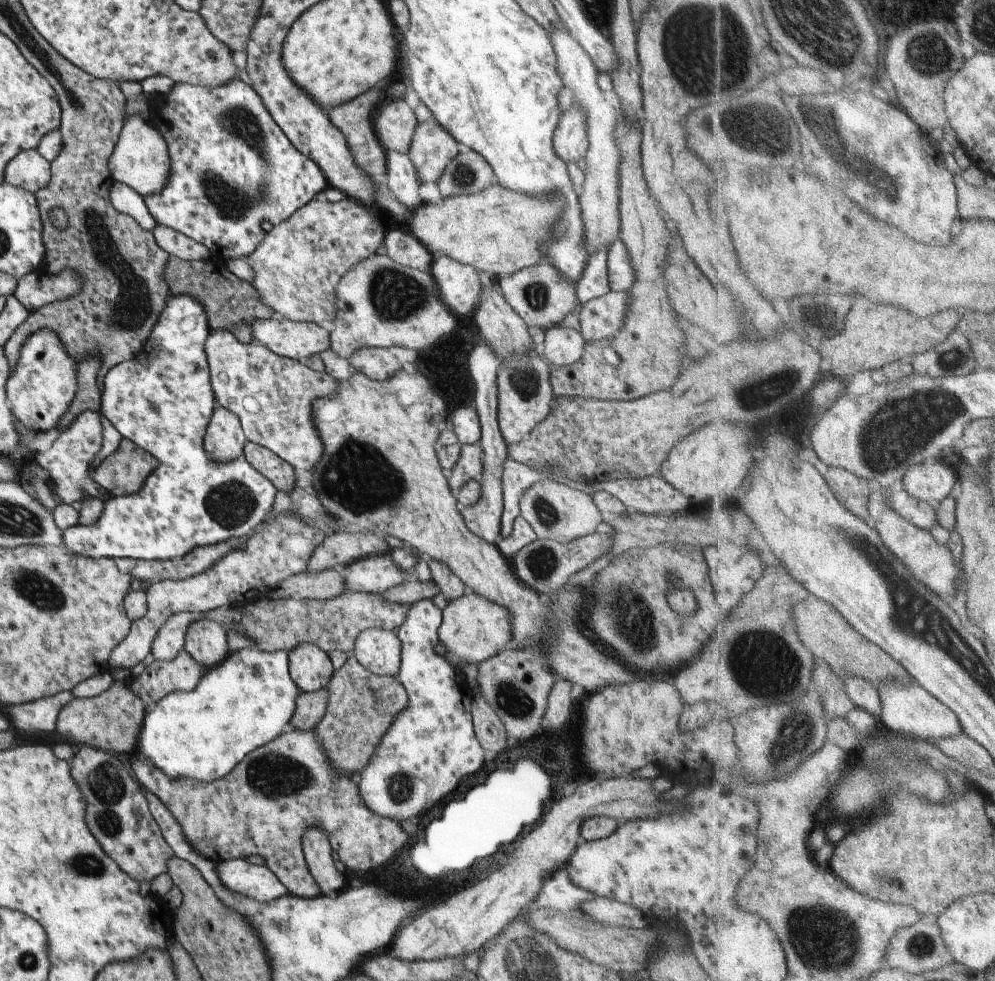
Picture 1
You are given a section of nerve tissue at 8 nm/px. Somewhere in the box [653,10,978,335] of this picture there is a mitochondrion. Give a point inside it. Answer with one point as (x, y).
(932, 56)

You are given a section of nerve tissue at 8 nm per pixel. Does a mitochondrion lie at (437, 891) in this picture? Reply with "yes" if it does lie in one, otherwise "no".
no

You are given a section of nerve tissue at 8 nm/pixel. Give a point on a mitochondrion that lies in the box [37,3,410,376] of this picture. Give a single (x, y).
(233, 205)

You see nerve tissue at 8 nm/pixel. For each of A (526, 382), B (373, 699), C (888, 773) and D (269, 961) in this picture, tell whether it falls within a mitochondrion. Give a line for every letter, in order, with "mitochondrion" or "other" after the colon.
A: mitochondrion
B: mitochondrion
C: mitochondrion
D: other

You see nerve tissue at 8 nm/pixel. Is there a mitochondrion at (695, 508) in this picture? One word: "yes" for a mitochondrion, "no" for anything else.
no

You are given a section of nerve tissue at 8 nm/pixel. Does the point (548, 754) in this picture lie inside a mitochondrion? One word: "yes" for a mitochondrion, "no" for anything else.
no

